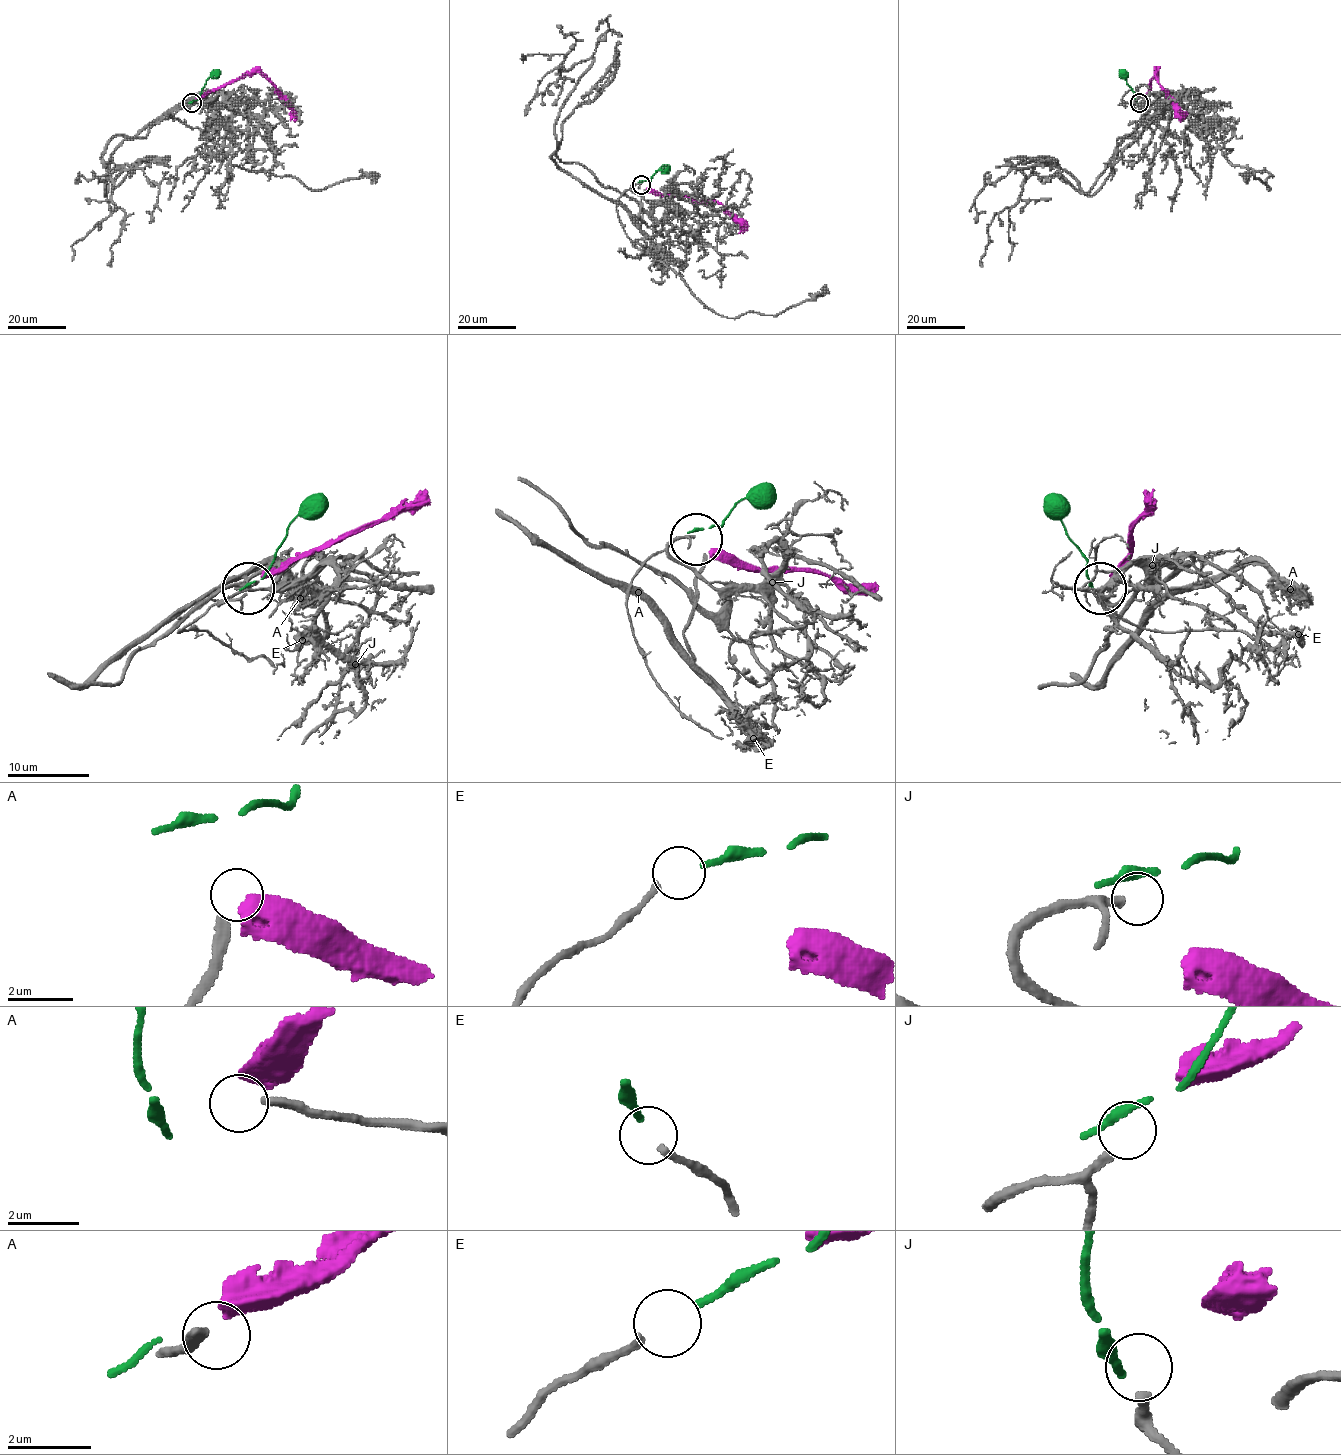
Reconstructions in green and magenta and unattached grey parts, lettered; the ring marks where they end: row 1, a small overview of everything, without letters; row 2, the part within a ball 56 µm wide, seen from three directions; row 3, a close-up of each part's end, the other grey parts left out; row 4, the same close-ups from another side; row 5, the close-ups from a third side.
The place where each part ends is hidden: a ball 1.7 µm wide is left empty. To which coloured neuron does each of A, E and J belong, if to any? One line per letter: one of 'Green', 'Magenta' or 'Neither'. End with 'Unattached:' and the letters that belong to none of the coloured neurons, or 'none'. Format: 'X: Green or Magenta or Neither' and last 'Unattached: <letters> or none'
A: Neither
E: Green
J: Neither
Unattached: A, J

